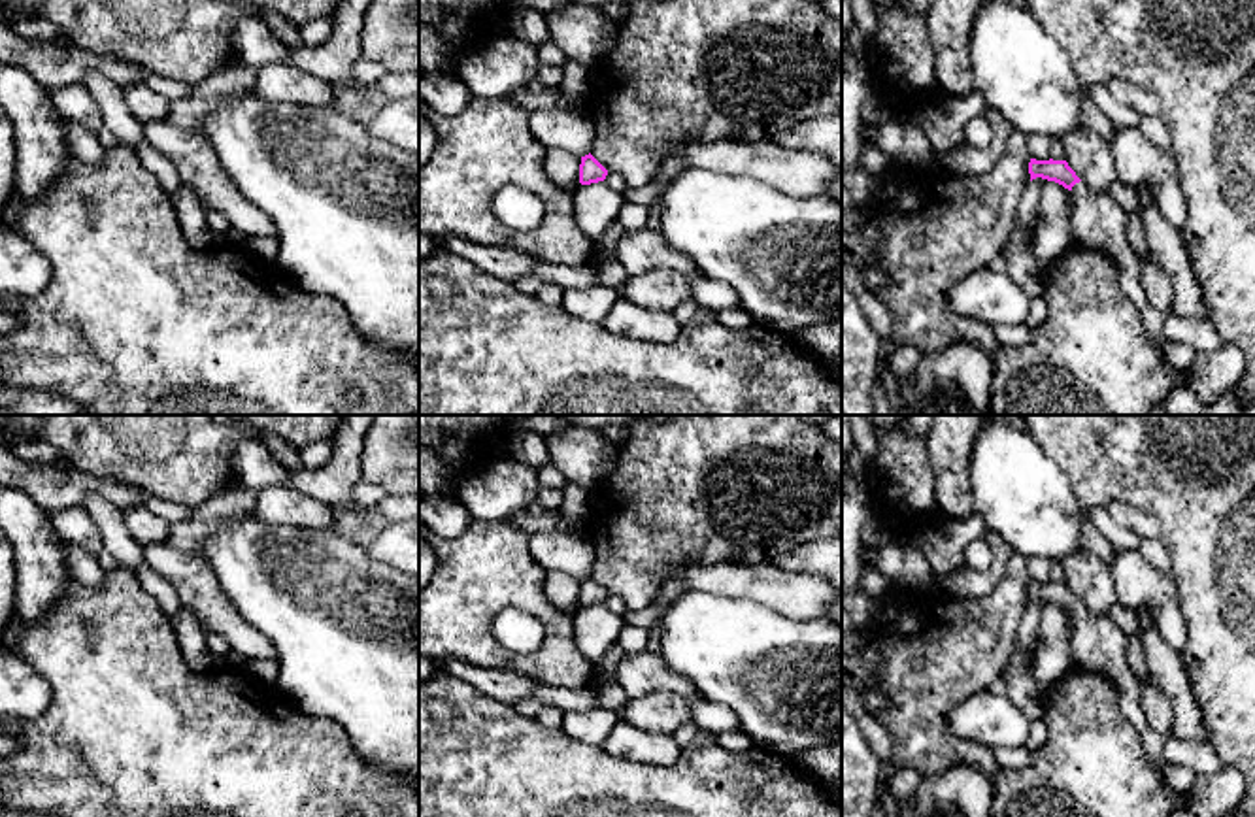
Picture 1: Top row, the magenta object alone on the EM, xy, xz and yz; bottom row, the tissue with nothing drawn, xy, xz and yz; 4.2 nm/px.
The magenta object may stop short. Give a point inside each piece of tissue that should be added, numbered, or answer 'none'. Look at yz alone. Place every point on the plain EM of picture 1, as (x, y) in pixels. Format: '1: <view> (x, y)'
1: yz (1099, 644)

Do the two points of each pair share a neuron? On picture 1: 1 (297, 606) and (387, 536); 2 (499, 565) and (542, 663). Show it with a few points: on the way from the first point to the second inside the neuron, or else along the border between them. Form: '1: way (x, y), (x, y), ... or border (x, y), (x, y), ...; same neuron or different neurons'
1: border (359, 538), (374, 559), (399, 572); different neurons
2: way (523, 589), (553, 621), (553, 638); same neuron

